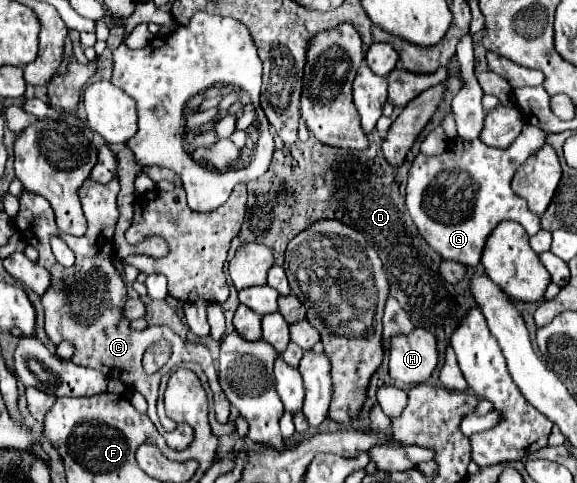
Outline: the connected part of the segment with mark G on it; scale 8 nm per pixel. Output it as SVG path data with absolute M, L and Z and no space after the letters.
M523 126L515 144L507 148L489 148L479 138L463 140L453 138L451 146L439 156L417 154L409 170L407 182L407 208L419 228L421 236L435 248L441 258L455 260L467 266L481 262L481 252L491 230L503 220L517 220L529 236L541 230L541 218L527 208L527 202L511 190L515 170L545 144L545 132Z

